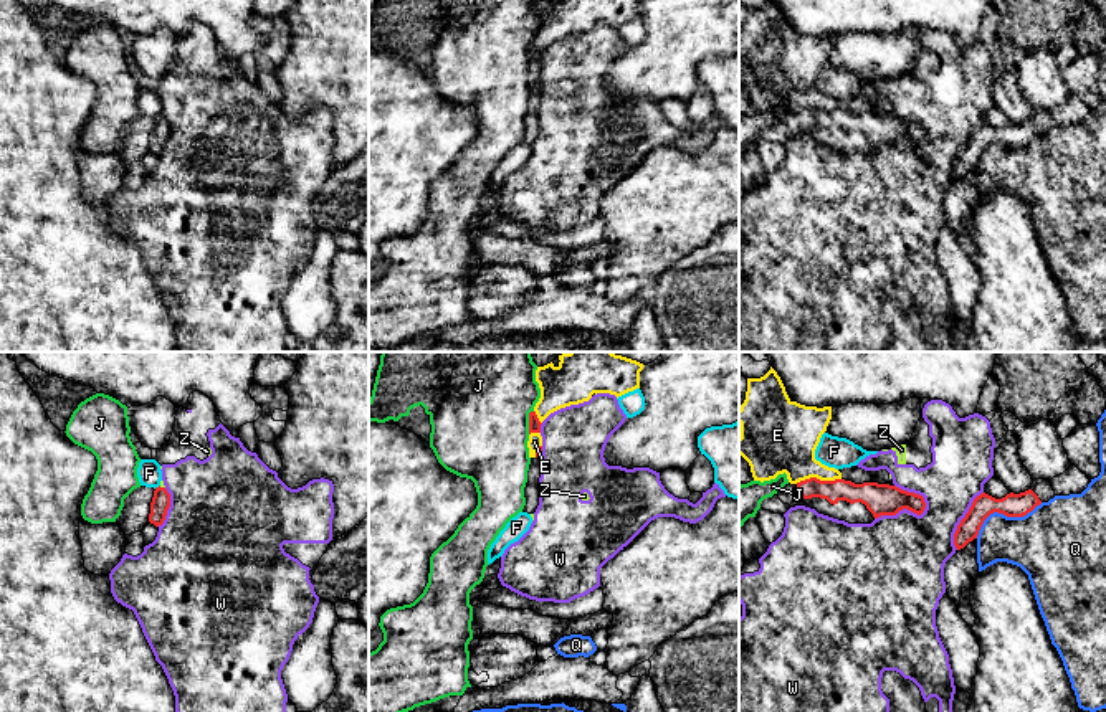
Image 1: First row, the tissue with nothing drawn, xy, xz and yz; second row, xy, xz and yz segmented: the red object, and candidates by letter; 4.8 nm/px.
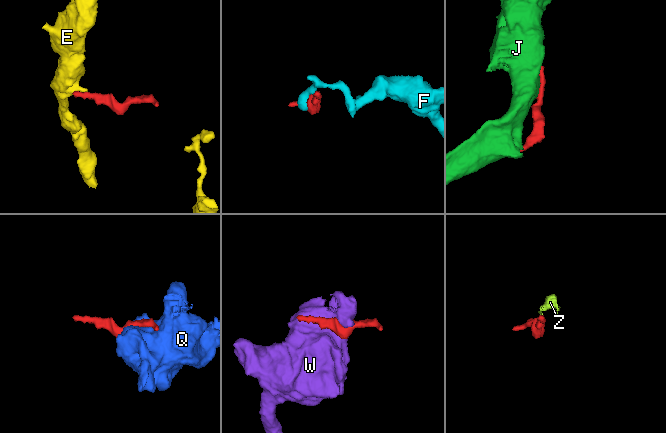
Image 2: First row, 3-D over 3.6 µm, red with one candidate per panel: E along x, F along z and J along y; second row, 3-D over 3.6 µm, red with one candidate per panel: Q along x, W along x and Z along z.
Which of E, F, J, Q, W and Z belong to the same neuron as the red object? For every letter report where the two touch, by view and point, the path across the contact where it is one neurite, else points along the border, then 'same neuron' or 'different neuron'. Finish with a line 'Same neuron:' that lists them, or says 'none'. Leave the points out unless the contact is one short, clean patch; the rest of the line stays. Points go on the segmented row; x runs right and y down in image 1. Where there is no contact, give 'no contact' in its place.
E: yz (817, 479) | along yz (840, 478), (805, 478), (796, 483) | different neuron
F: xy (156, 488) | along xy (159, 484), (154, 488) | different neuron
J: xz (529, 422) | different neuron
Q: yz (1004, 514) | different neuron
W: yz (905, 507) | different neuron
Z: xy (162, 488) | along xy (159, 486), (164, 488) | different neuron
Same neuron: none

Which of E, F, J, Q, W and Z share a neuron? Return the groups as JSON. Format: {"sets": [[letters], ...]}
{"sets": [["E"], ["F"], ["J"], ["Q"], ["W", "Z"]]}

